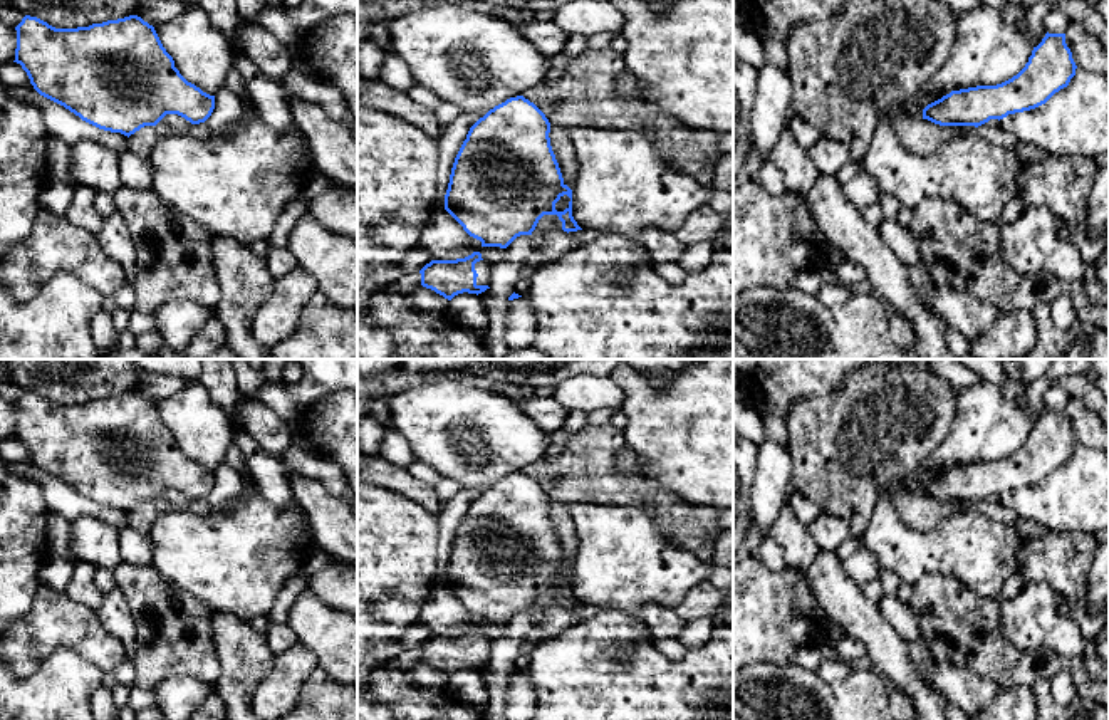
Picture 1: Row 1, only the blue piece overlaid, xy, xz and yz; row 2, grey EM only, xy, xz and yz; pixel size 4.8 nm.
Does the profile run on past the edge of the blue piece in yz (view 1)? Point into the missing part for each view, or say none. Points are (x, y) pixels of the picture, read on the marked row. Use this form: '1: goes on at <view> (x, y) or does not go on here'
1: does not go on here

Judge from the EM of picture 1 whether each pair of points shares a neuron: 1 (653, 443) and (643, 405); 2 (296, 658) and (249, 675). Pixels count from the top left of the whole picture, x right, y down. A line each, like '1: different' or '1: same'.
1: same
2: different

